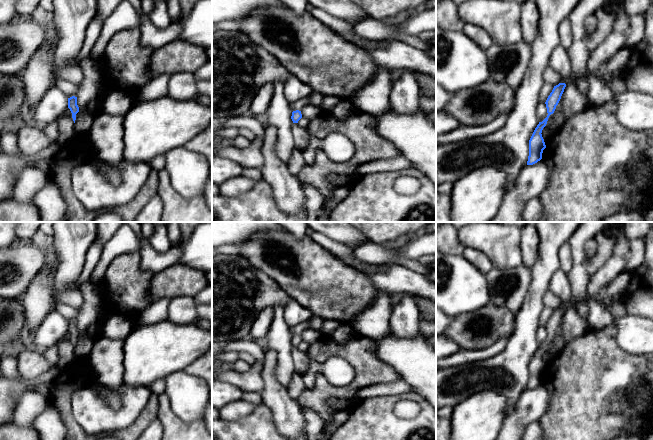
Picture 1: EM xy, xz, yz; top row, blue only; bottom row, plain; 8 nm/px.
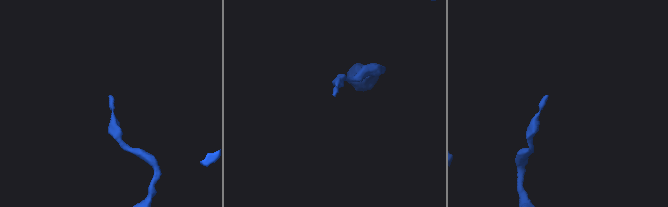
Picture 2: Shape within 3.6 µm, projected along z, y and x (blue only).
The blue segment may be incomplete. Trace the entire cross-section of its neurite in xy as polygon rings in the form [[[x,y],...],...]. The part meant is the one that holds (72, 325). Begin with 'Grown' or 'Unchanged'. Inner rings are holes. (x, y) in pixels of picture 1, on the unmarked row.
Unchanged. [[[72,320],[68,322],[68,332],[70,333],[72,337],[72,342],[75,347],[76,344],[76,338],[79,336],[79,331],[77,329],[77,321]]]

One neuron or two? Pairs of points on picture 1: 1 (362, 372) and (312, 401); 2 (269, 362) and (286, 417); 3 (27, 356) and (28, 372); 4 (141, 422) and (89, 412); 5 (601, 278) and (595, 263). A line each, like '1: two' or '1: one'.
1: one
2: one
3: one
4: two
5: two

